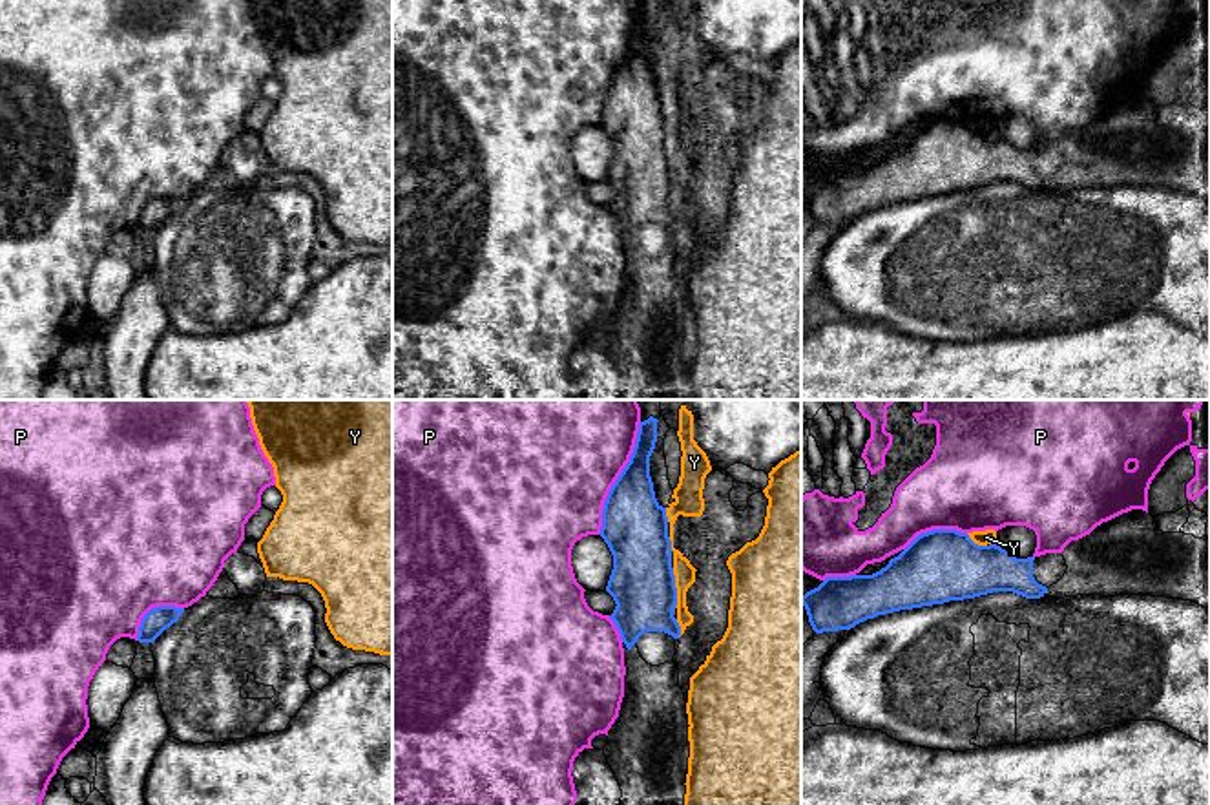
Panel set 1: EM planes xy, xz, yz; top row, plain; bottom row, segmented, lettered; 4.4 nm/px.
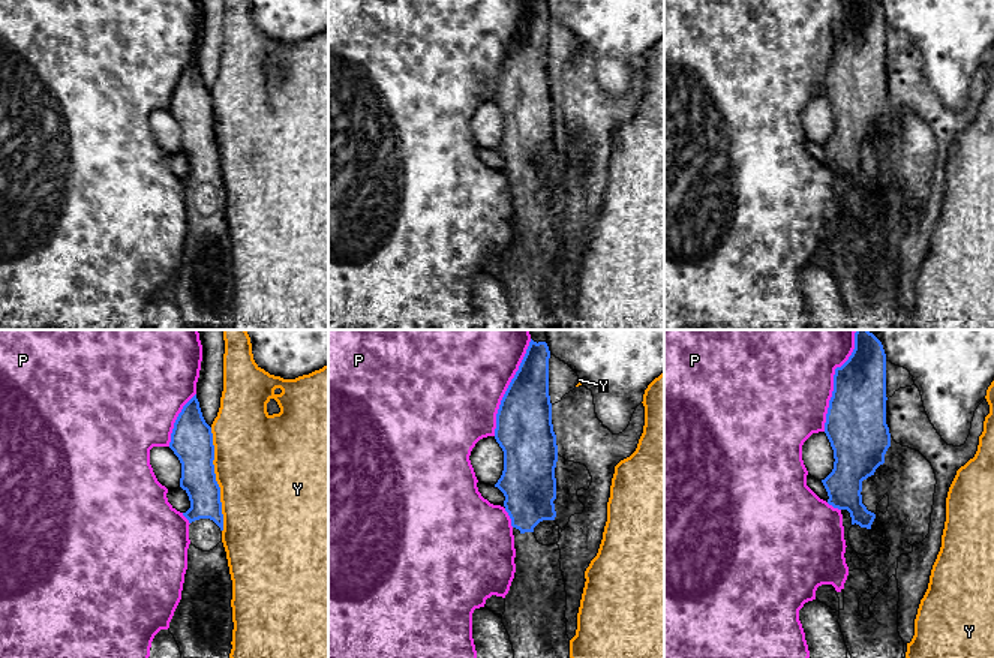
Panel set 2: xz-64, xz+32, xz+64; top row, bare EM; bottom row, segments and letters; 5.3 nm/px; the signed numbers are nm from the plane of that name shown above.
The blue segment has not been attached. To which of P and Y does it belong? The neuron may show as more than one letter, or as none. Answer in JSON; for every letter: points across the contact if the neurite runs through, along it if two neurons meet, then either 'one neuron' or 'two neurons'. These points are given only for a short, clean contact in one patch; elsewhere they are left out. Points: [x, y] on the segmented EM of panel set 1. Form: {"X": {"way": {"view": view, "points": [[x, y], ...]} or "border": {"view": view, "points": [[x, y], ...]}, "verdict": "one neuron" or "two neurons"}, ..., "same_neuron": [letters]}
{"P": {"verdict": "two neurons"}, "Y": {"verdict": "two neurons"}, "same_neuron": []}

